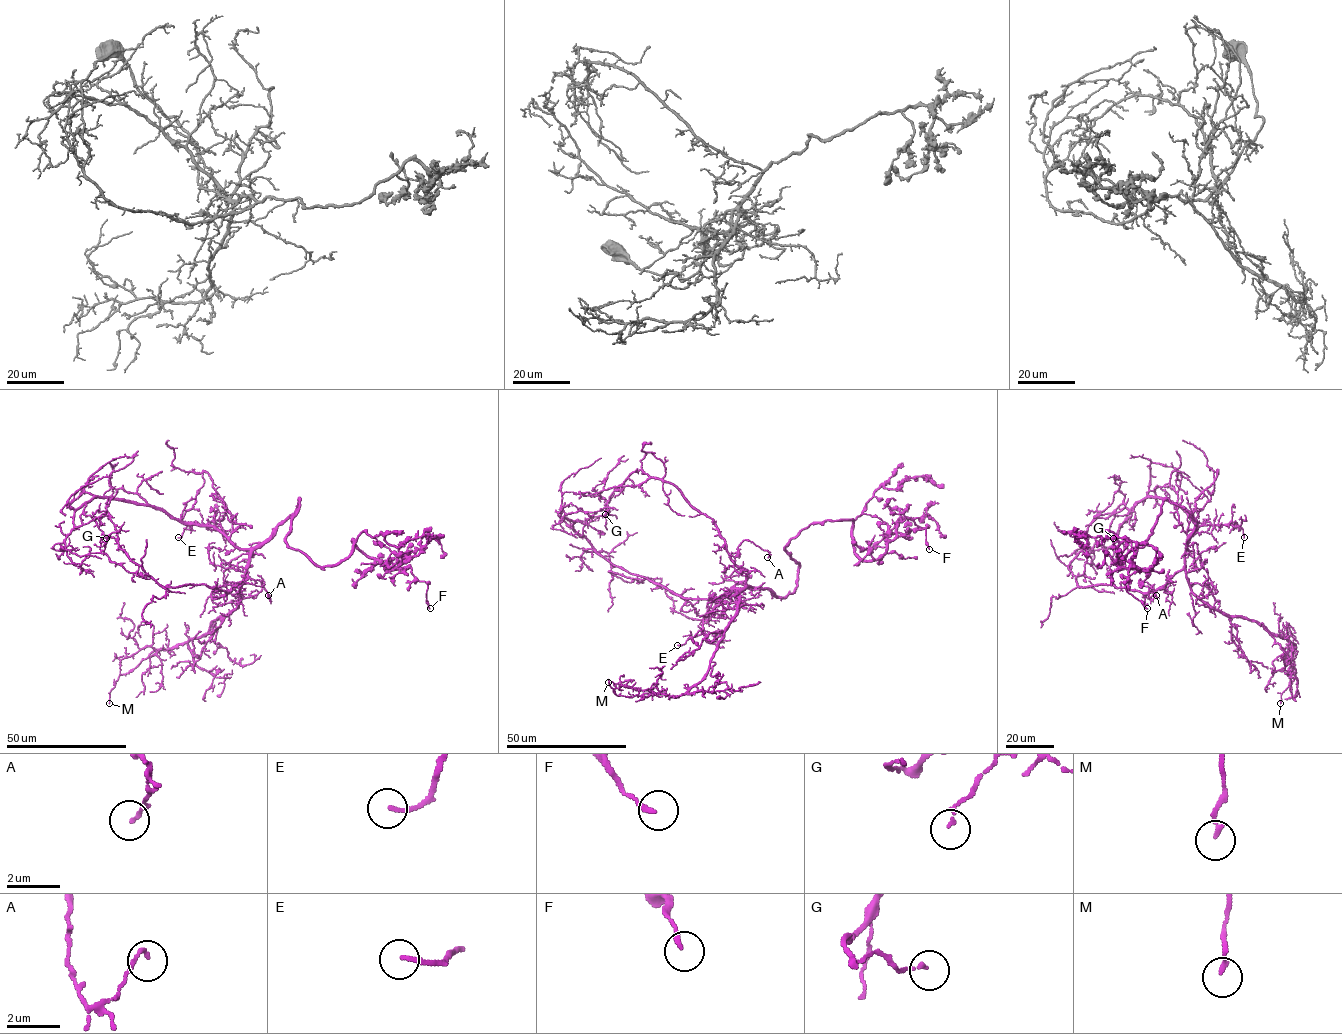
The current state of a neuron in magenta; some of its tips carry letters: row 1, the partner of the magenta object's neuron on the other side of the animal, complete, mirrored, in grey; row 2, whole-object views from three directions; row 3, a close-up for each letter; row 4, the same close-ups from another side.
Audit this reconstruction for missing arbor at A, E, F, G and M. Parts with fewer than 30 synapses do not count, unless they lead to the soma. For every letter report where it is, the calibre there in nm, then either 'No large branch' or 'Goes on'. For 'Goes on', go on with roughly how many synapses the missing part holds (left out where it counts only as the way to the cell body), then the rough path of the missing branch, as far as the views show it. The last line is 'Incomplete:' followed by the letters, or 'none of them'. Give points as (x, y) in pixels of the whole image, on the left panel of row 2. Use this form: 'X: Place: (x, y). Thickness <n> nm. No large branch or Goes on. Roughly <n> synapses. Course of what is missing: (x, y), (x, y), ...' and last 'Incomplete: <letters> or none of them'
A: Place: (268, 595). Thickness 130 nm. No large branch
E: Place: (178, 537). Thickness 170 nm. Goes on. Roughly 30 synapses. Course of what is missing: (178, 537), (152, 565), (152, 576), (158, 581), (157, 585)
F: Place: (430, 608). Thickness 170 nm. No large branch
G: Place: (106, 538). Thickness 130 nm. No large branch
M: Place: (109, 703). Thickness 140 nm. No large branch
Incomplete: E

